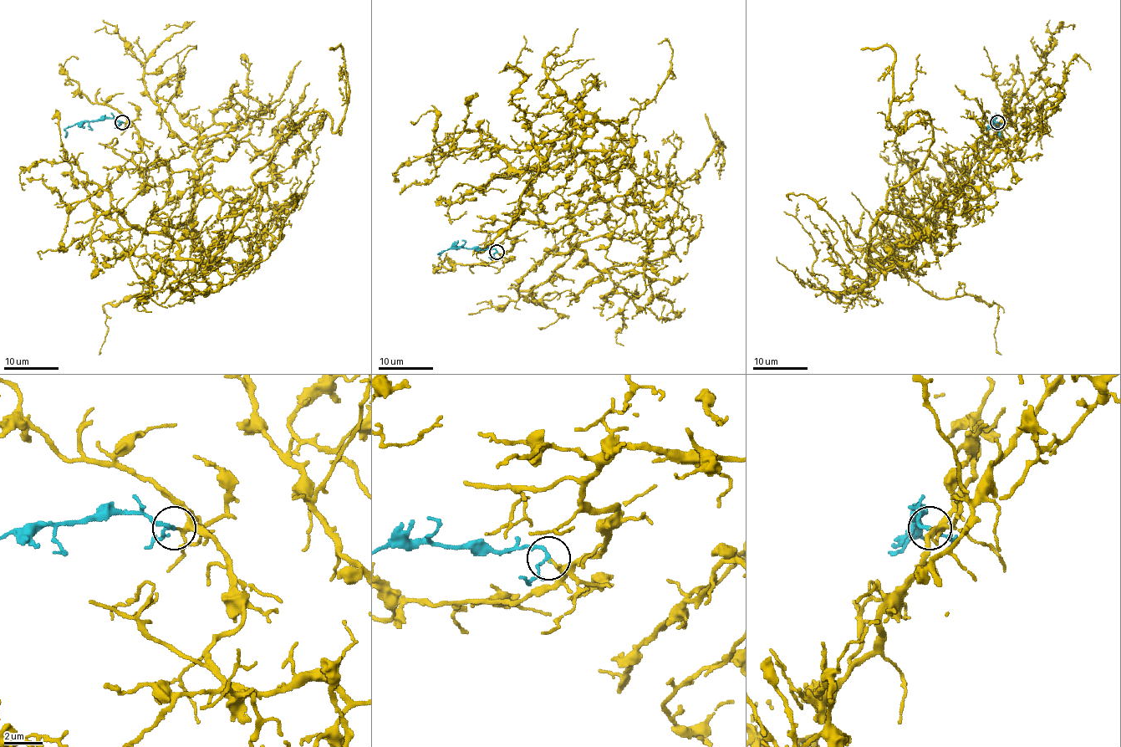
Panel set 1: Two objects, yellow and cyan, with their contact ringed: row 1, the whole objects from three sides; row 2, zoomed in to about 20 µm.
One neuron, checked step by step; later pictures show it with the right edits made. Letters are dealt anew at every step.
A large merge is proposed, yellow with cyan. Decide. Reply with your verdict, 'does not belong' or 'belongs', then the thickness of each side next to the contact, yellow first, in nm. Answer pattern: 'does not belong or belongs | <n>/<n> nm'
belongs | 220/160 nm

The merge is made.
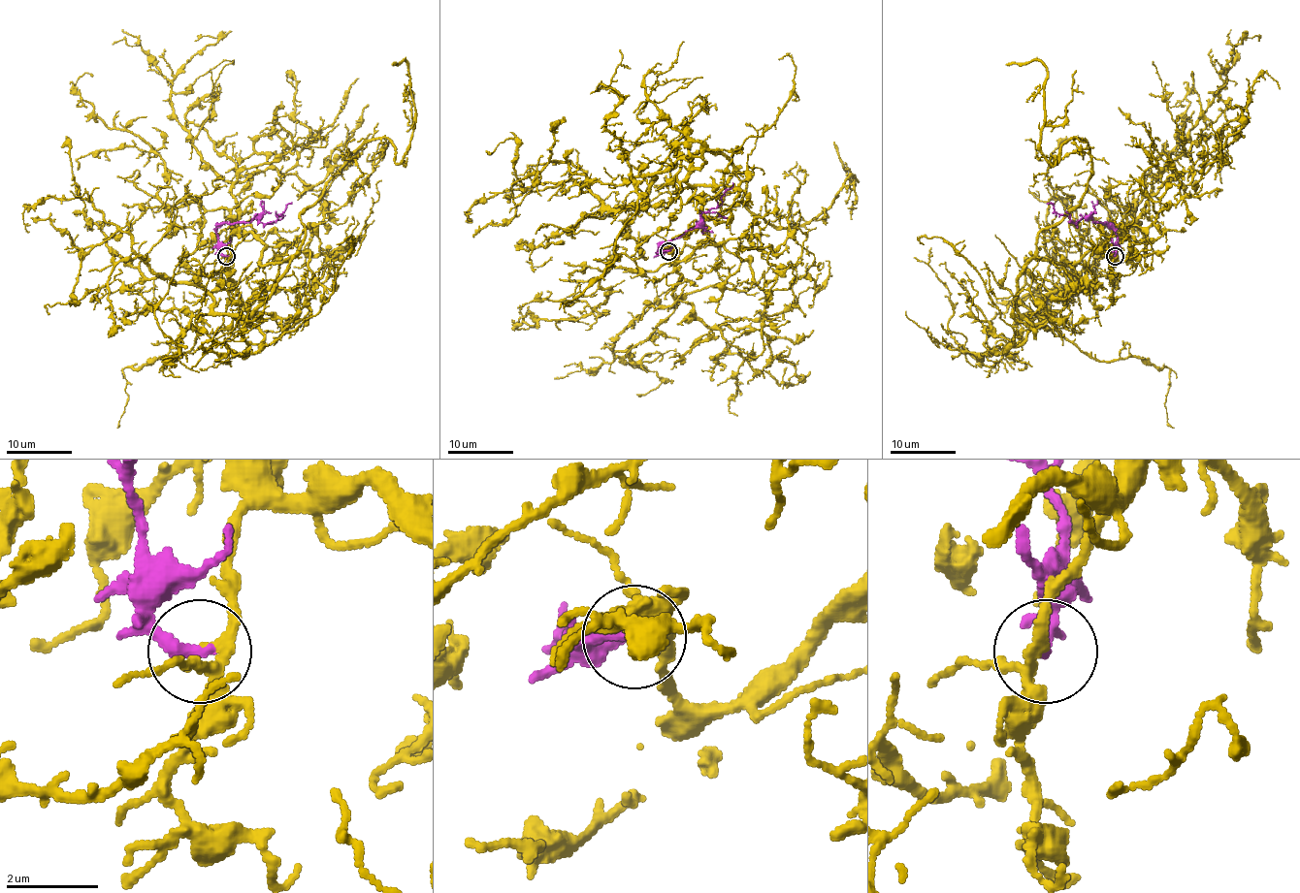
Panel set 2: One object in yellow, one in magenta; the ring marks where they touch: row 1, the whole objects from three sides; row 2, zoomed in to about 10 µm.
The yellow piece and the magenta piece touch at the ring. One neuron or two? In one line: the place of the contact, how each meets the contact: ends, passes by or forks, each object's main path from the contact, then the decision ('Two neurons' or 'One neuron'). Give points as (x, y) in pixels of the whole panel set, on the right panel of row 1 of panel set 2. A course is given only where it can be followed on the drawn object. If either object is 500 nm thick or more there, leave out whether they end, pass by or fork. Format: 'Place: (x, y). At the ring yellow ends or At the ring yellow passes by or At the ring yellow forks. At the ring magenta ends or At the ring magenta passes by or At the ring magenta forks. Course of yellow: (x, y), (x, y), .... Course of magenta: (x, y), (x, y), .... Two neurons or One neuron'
Place: (1115, 256). At the ring yellow forks. At the ring magenta ends. Course of yellow: (1116, 254), (1116, 232), (1032, 259), (1019, 315), (1073, 282), (1045, 232), (1016, 313). Course of magenta: (1116, 256), (1116, 232), (1110, 225), (1090, 218), (1080, 218), (1076, 223), (1066, 215), (1059, 215), (1047, 203). One neuron

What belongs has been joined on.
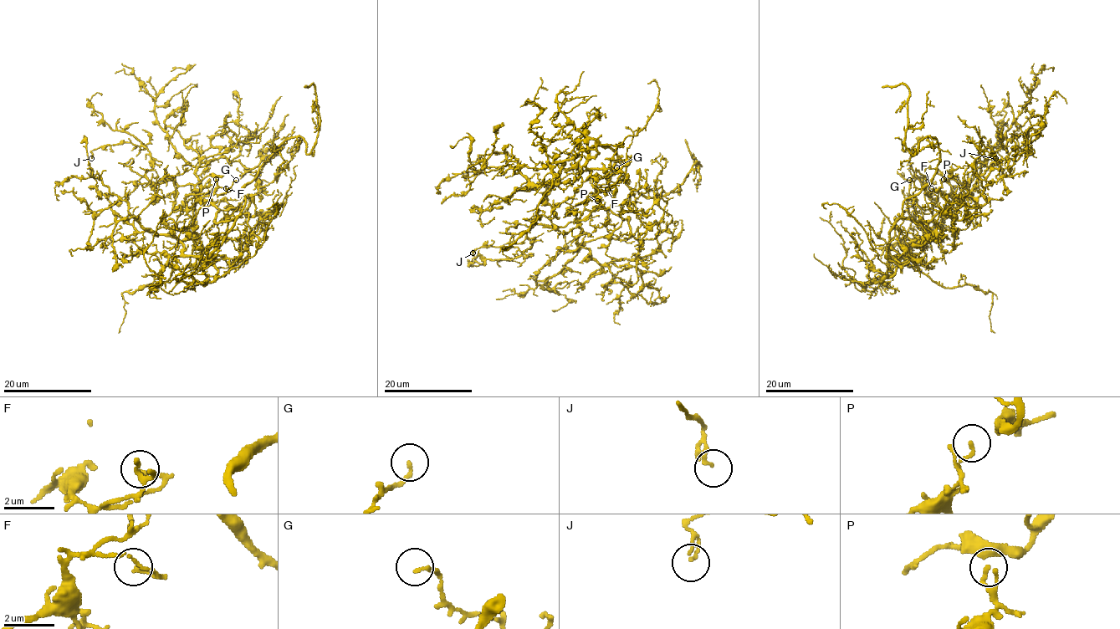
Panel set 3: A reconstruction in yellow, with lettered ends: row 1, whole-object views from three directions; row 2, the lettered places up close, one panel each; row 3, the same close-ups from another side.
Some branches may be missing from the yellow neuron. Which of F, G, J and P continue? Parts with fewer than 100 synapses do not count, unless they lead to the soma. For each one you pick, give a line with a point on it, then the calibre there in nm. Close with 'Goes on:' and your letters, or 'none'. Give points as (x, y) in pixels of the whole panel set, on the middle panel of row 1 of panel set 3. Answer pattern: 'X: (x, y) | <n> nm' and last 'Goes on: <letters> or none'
Goes on: none

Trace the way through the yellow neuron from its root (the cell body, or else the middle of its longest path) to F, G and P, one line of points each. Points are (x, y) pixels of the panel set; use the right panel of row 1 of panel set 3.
F: (899, 219), (928, 222), (954, 201), (962, 202), (955, 209), (952, 196), (939, 191), (929, 195), (931, 188)
G: (899, 219), (928, 222), (954, 201), (962, 202), (955, 209), (952, 196), (939, 191), (928, 195), (909, 180)
P: (899, 219), (928, 222), (954, 201), (960, 200), (962, 202), (957, 209), (955, 199), (940, 192), (943, 179)

